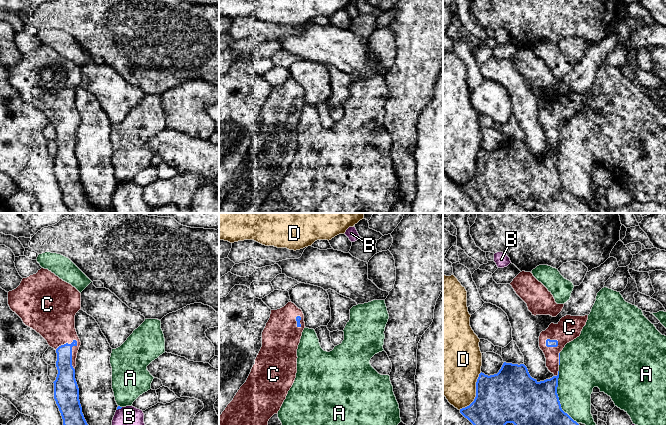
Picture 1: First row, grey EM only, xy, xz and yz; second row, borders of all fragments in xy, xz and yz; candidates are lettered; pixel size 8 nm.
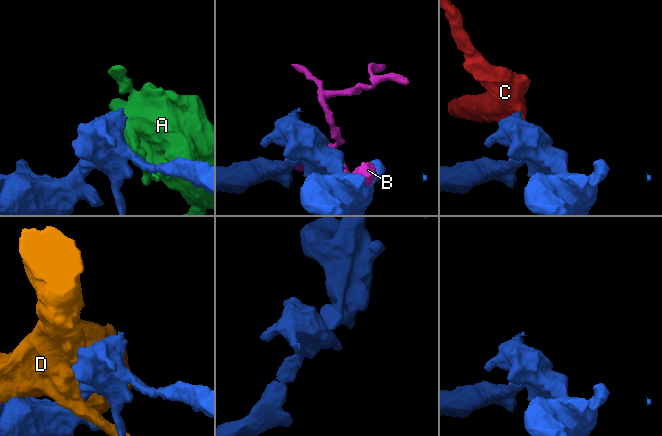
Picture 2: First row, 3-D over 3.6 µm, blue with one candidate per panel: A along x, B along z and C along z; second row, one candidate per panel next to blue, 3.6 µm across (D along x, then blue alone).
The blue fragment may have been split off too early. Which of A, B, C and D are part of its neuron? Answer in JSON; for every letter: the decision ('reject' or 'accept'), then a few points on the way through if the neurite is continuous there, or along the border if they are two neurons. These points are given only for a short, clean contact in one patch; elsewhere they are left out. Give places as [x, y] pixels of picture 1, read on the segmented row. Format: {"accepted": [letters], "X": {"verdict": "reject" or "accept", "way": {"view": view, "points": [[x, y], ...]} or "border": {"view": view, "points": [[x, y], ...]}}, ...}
{"accepted": ["C"], "A": {"verdict": "reject"}, "B": {"verdict": "reject"}, "C": {"verdict": "accept", "way": {"view": "xy", "points": [[65, 383], [66, 358], [71, 353], [76, 341], [57, 326]]}}, "D": {"verdict": "reject"}}

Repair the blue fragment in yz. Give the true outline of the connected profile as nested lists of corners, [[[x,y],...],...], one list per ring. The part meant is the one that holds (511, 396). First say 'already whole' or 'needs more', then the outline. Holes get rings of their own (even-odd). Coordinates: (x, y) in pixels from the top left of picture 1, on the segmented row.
needs more; [[[566,315],[557,324],[551,323],[540,333],[539,347],[546,358],[546,367],[554,374],[550,379],[538,382],[532,378],[524,364],[504,362],[497,374],[485,375],[480,373],[476,382],[476,397],[460,413],[473,425],[579,425],[565,413],[557,394],[560,352],[565,345],[580,336],[586,325],[588,315]]]

